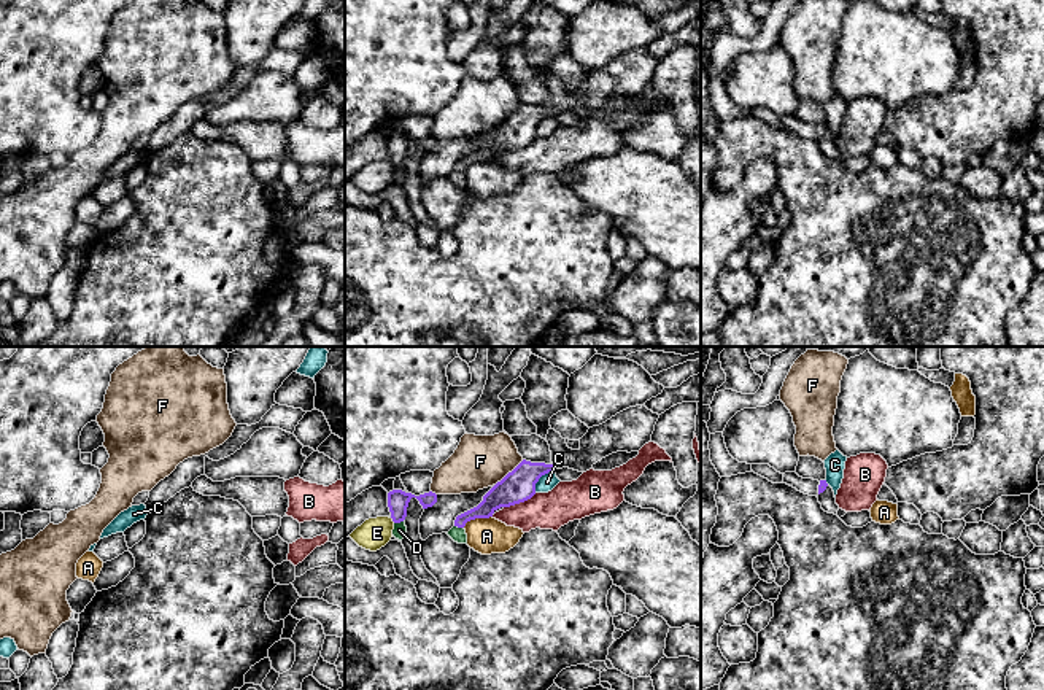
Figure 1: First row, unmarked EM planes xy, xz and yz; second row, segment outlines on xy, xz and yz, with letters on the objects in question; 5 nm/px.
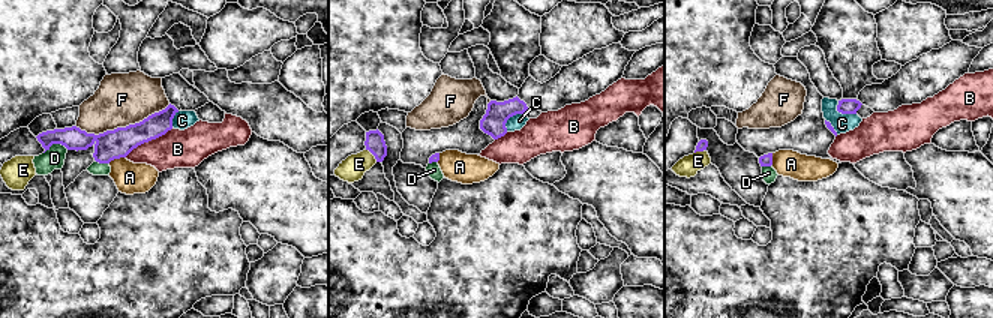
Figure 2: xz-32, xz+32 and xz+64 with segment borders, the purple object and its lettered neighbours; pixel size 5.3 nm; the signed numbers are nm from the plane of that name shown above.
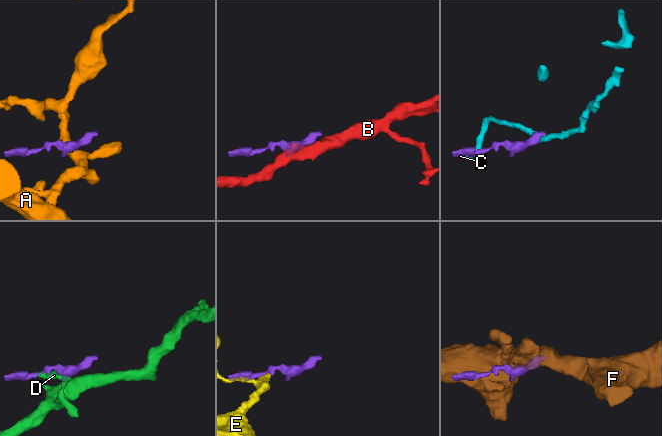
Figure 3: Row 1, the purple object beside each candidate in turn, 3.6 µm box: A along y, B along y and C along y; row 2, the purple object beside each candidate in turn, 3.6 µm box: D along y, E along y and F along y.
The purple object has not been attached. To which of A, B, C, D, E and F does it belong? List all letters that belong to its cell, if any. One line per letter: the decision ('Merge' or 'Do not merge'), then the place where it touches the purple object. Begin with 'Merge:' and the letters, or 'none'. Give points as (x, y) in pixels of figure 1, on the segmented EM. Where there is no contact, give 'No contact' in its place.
Merge: none
A: Do not merge. Touches purple at xz (477, 517)
B: Do not merge. Touches purple at xz (520, 501)
C: Do not merge. Touches purple at xz (539, 477)
D: Do not merge. Touches purple at xz (399, 522)
E: Do not merge. Touches purple at xz (393, 520)
F: Do not merge. Touches purple at xz (509, 472)

